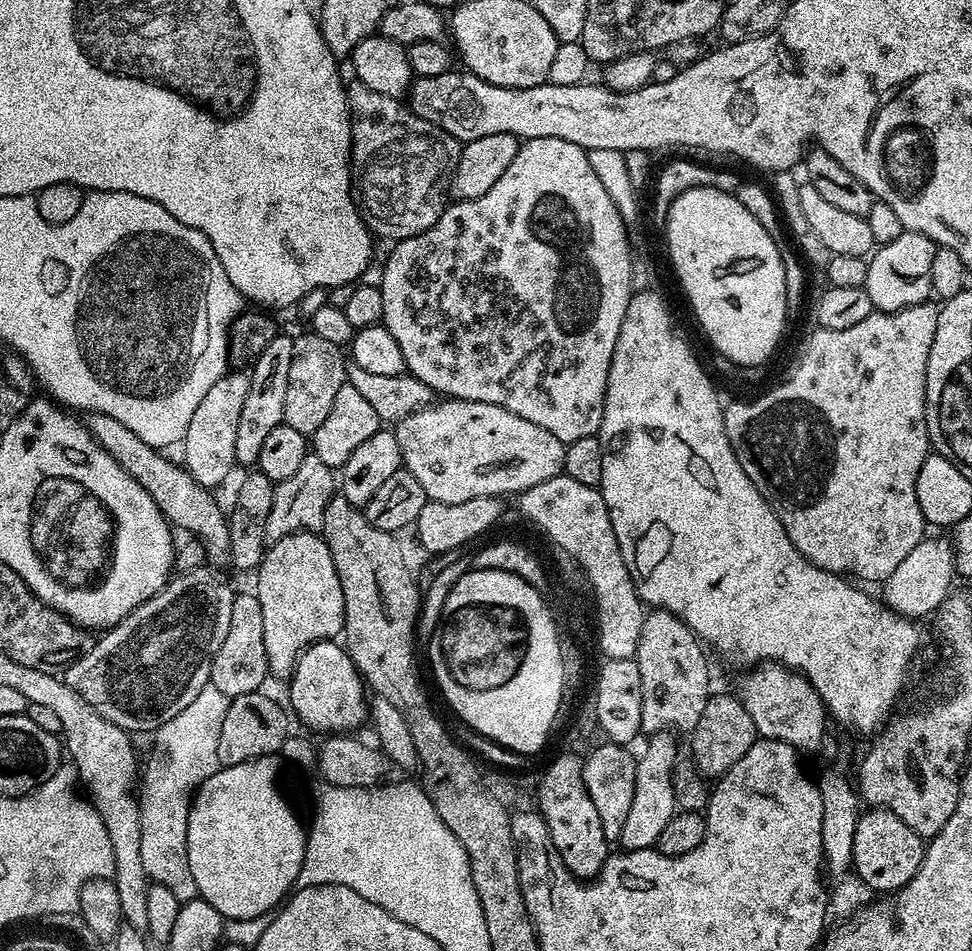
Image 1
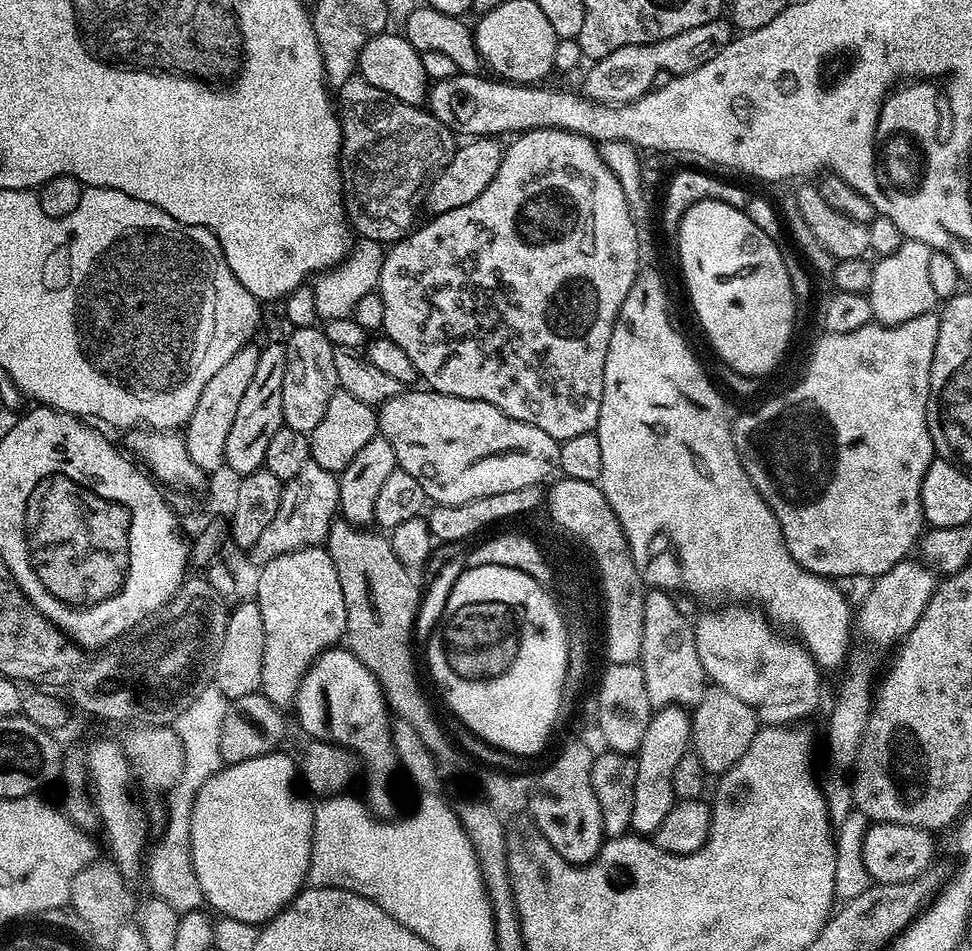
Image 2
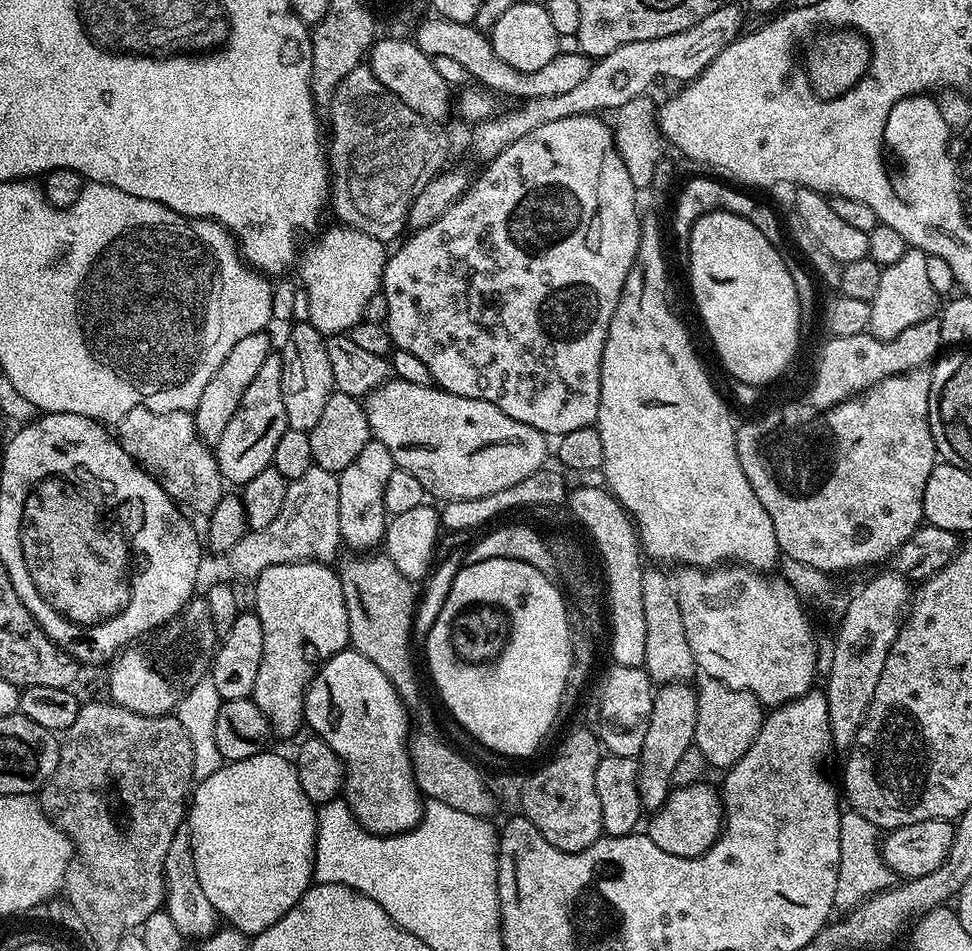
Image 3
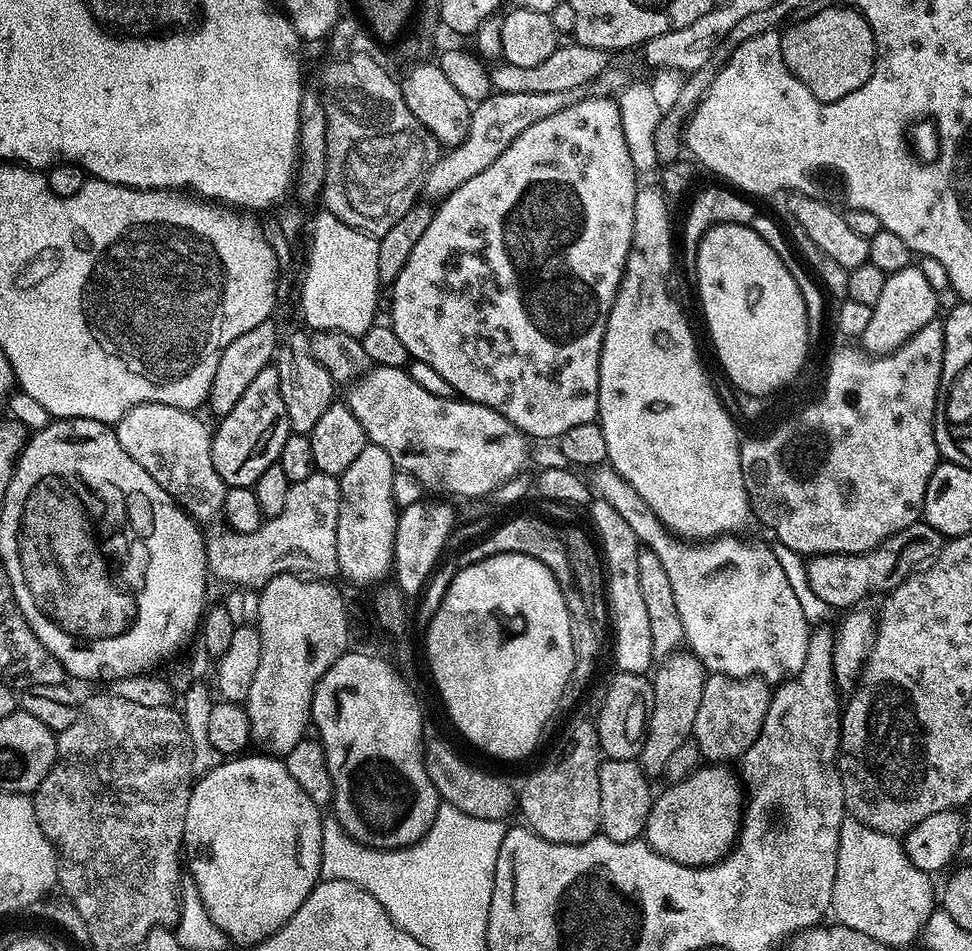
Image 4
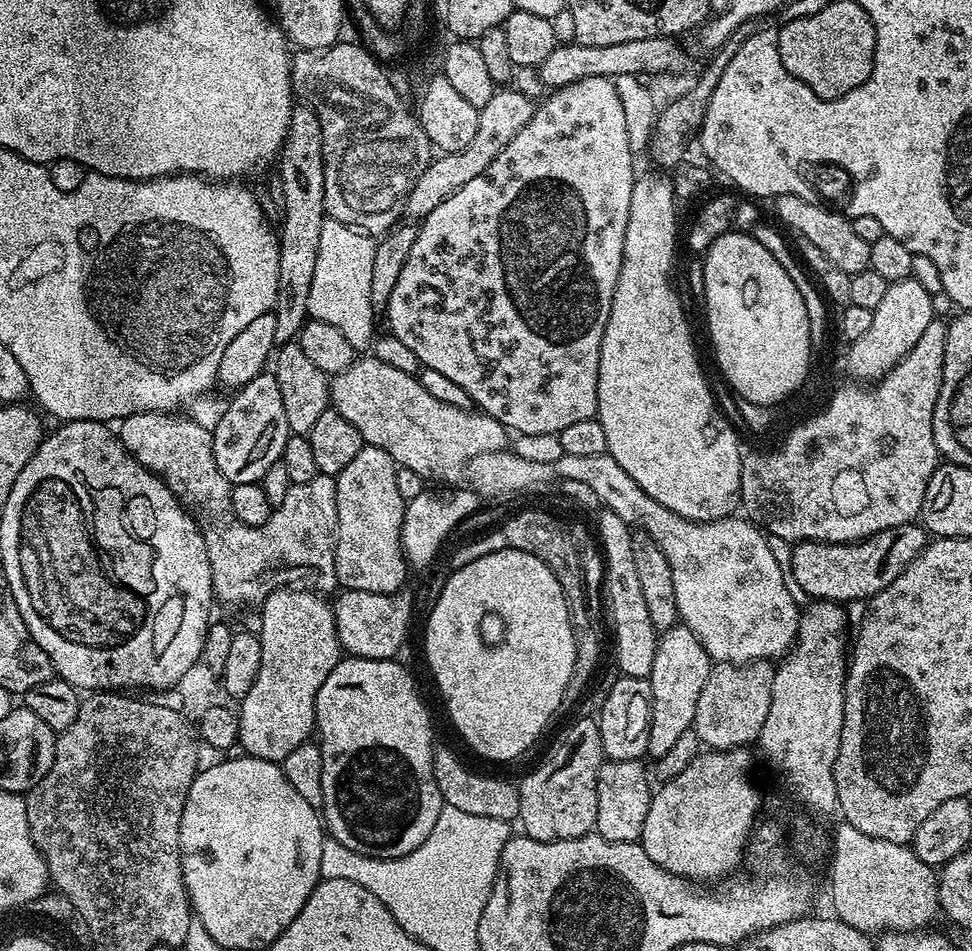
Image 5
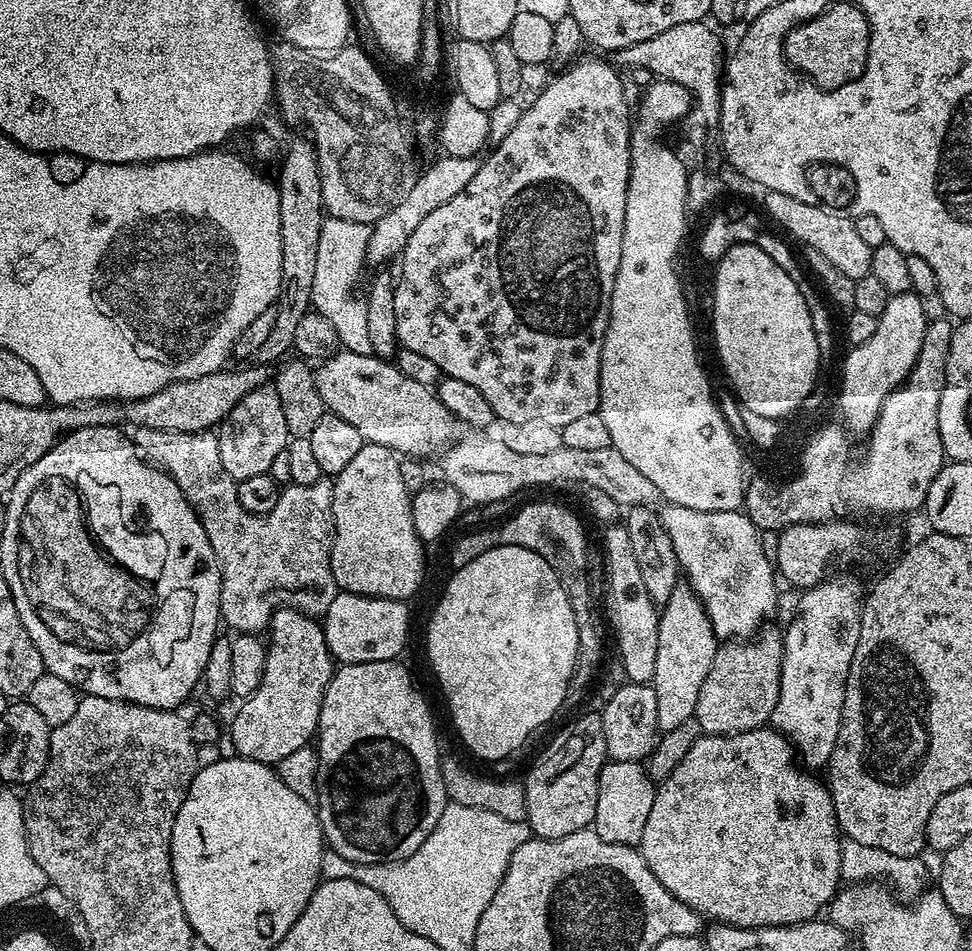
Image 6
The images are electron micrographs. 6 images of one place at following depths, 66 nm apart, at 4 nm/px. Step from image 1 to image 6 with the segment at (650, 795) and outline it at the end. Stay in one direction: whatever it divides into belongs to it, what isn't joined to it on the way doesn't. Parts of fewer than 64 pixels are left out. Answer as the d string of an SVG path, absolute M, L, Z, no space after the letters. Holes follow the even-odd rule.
M681 582L670 596L670 602L662 605L658 622L658 659L654 662L654 678L651 686L658 698L658 729L661 733L682 726L693 719L698 706L698 690L710 674L710 662L718 647L718 638L712 629L710 618L702 606L696 591Z

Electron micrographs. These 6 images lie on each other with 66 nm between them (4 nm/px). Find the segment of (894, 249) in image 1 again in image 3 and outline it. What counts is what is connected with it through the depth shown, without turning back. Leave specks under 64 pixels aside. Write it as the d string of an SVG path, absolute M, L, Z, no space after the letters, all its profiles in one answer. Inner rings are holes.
M910 250L898 258L890 267L884 269L882 283L878 285L878 294L872 299L870 310L870 332L879 340L898 338L902 330L910 330L910 326L918 326L926 318L936 316L938 297L934 286L930 286L926 274L927 252Z

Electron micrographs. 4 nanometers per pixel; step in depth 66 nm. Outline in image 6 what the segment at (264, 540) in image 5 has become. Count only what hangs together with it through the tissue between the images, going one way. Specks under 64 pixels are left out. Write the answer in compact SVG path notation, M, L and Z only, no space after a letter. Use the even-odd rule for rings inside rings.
M133 427L130 432L130 439L137 449L153 465L159 466L169 476L174 478L174 482L178 482L178 490L182 490L182 494L186 498L186 502L190 502L190 506L194 510L194 514L202 522L202 530L206 530L206 538L210 538L210 546L214 546L214 554L216 561L220 567L220 618L225 625L228 624L236 634L260 634L271 625L272 615L279 608L297 608L300 612L305 612L307 616L313 618L323 617L330 602L333 602L337 594L336 579L332 573L332 539L334 538L334 490L332 489L332 480L322 478L318 482L314 482L310 486L302 486L301 484L289 484L281 491L278 498L278 506L274 506L274 510L270 510L270 514L259 516L258 514L250 514L246 510L242 510L242 506L238 502L238 490L236 489L238 481L230 474L226 474L226 470L220 461L220 451L218 450L219 435L215 431L203 432L163 432L158 429L146 429Z

